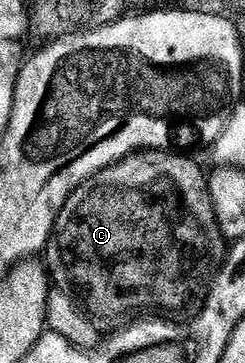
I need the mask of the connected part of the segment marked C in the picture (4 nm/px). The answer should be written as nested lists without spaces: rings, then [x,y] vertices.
[[[170,149],[140,150],[128,154],[126,158],[114,162],[111,166],[106,166],[103,170],[98,170],[94,176],[81,183],[65,200],[55,221],[51,238],[47,241],[45,265],[54,285],[70,294],[79,303],[84,315],[90,318],[91,325],[100,331],[111,332],[116,328],[126,327],[128,323],[140,316],[166,316],[171,320],[183,320],[188,316],[198,315],[203,308],[203,303],[207,301],[207,295],[211,292],[211,284],[227,256],[229,242],[219,230],[214,201],[211,199],[208,186],[208,175],[205,172],[203,174],[202,168],[193,159],[186,158],[183,154],[171,153]]]

